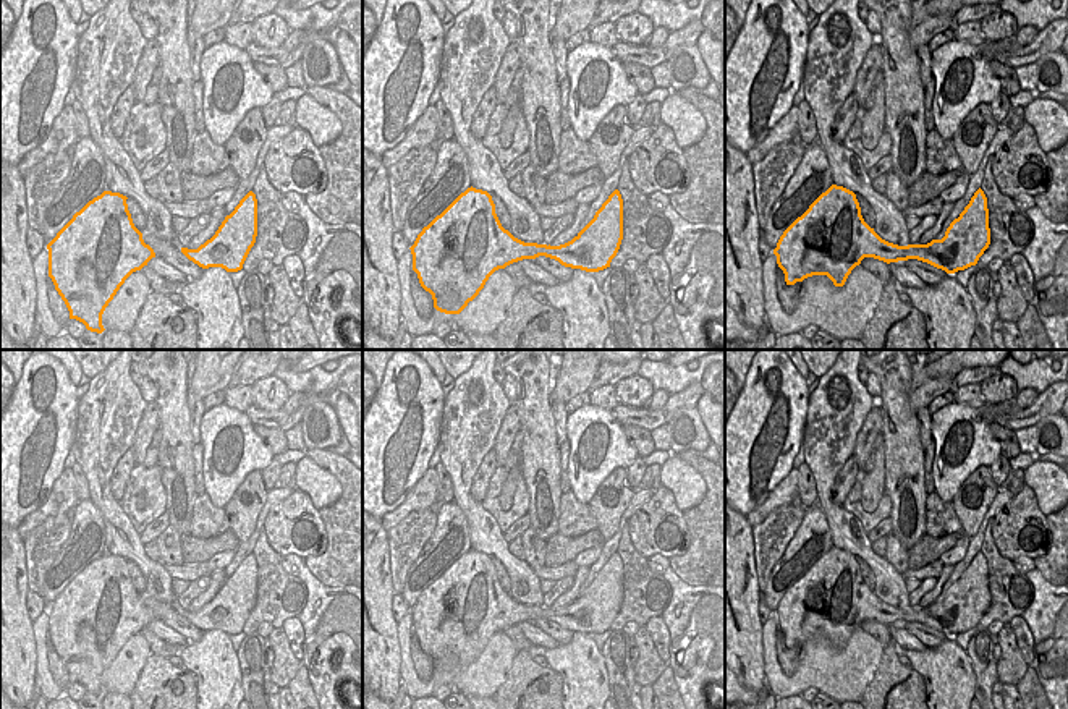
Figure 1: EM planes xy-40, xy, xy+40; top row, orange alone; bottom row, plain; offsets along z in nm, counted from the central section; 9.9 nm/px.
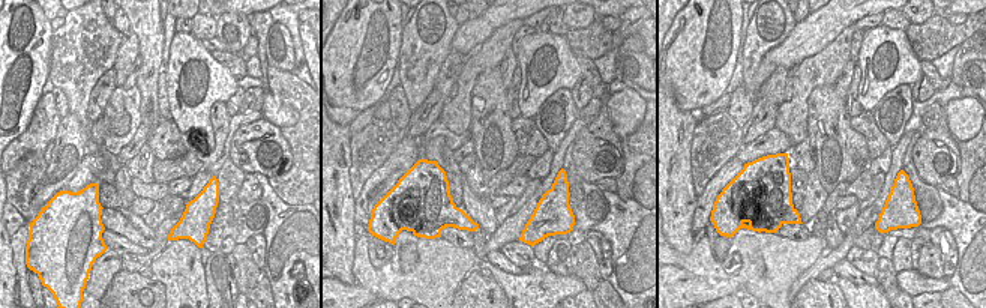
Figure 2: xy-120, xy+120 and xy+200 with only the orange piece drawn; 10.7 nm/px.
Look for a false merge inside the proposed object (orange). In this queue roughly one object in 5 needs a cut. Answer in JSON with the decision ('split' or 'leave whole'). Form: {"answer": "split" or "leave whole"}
{"answer": "leave whole"}

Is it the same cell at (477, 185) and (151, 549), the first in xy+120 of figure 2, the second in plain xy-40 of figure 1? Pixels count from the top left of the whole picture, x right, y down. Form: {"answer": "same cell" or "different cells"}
{"answer": "different cells"}

